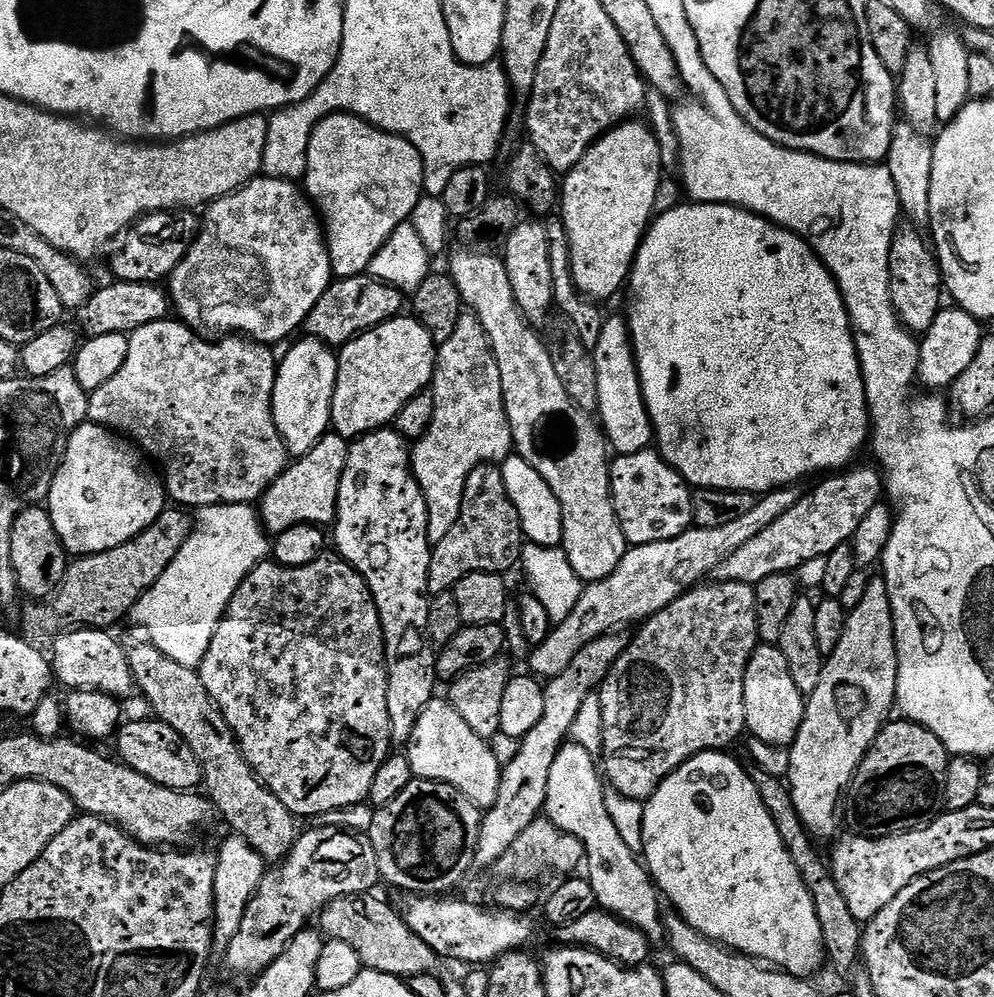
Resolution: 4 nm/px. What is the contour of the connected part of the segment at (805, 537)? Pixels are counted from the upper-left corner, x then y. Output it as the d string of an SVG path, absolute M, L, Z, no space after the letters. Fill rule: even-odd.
M873 467L874 469L855 468L829 475L827 478L821 479L824 481L813 492L805 491L801 495L800 501L786 514L782 514L782 518L778 518L770 526L766 526L766 530L762 530L762 534L750 538L750 542L746 542L746 546L738 546L738 550L734 550L734 554L730 554L730 558L723 560L715 570L715 579L722 584L738 582L754 586L758 582L762 582L762 578L770 578L770 574L782 574L783 572L792 574L797 571L795 568L800 568L803 564L810 563L811 560L823 561L825 556L838 550L838 546L849 543L852 535L861 525L862 518L866 518L866 514L870 514L870 510L874 510L874 506L881 503L882 497L885 495L883 475L875 467Z

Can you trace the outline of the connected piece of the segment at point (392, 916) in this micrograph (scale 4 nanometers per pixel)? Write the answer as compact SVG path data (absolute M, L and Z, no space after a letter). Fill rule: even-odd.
M376 894L343 896L332 900L320 909L319 920L319 931L327 939L347 942L367 971L407 978L435 973L436 967L442 964L441 957L430 950L430 946L426 946L426 942L422 942L422 938L418 938L410 926L406 926L403 915L397 909L395 912L386 901L379 900Z

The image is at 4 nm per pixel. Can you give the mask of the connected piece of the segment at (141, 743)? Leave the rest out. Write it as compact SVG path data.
M155 718L132 720L127 724L128 721L114 737L114 745L120 751L119 759L126 767L150 778L150 782L173 788L176 792L191 792L201 787L200 763L198 758L194 758L194 750L190 750L190 746L186 746L184 739L170 730L170 726Z

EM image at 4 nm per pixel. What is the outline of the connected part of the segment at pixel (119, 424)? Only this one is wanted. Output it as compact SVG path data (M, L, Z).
M176 318L150 322L150 326L142 326L137 332L128 336L128 353L126 362L122 362L122 370L118 370L118 374L114 374L110 382L98 386L98 390L94 390L89 395L88 420L94 424L101 424L103 428L111 428L113 432L131 440L155 461L158 468L160 463L159 471L162 473L164 491L173 505L183 506L185 509L192 508L191 510L199 510L211 504L255 505L264 499L272 483L287 470L290 463L288 448L278 434L278 426L274 426L272 391L276 381L278 360L277 357L272 357L272 352L273 349L269 345L258 344L247 338L220 338L213 342L201 336L200 333L192 331L187 324Z

